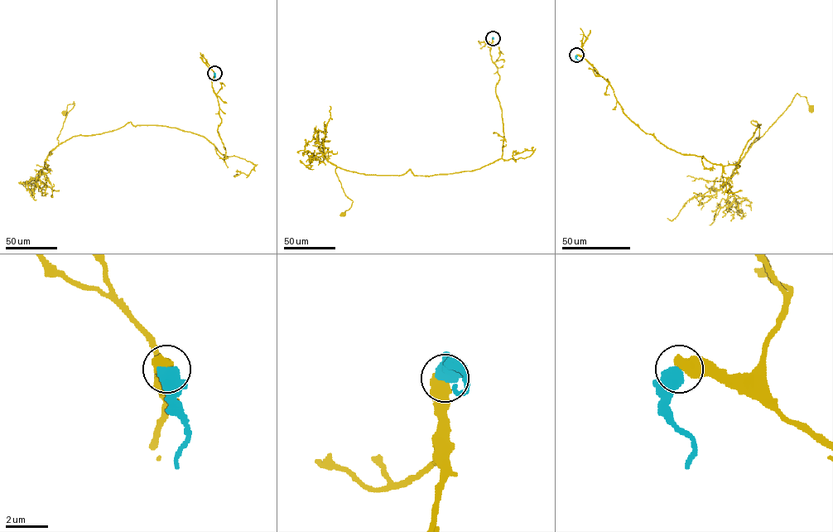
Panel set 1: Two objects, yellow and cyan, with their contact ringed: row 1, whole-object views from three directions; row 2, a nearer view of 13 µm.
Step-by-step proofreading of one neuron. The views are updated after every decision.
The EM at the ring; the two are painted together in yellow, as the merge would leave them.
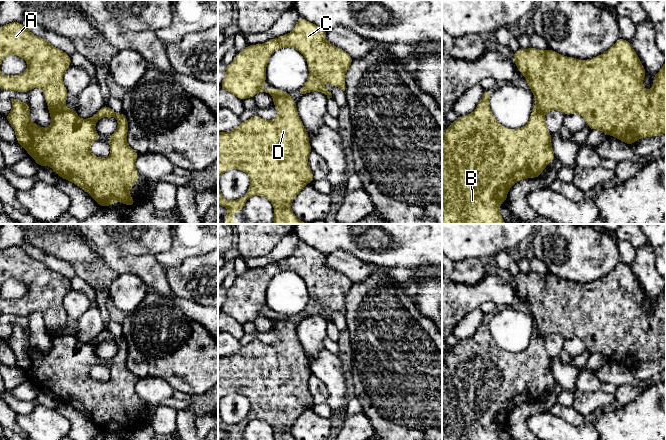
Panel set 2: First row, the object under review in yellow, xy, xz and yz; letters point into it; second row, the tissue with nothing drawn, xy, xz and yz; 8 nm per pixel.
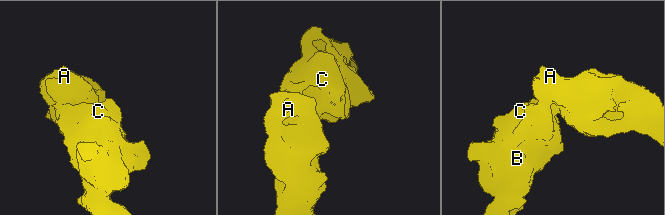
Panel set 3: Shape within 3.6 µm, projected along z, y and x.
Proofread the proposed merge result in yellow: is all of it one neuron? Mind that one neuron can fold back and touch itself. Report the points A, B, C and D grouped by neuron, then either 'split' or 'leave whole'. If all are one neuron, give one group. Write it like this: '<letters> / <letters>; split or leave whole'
A D / B C; split

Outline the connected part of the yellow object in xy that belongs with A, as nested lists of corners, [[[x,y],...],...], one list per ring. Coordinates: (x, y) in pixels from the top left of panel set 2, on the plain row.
[[[19,246],[0,251],[0,288],[11,278],[23,282],[28,291],[16,300],[0,296],[2,314],[28,316],[33,312],[40,312],[47,329],[65,330],[68,315],[63,299],[71,290],[70,279],[52,270],[44,262],[32,258]]]

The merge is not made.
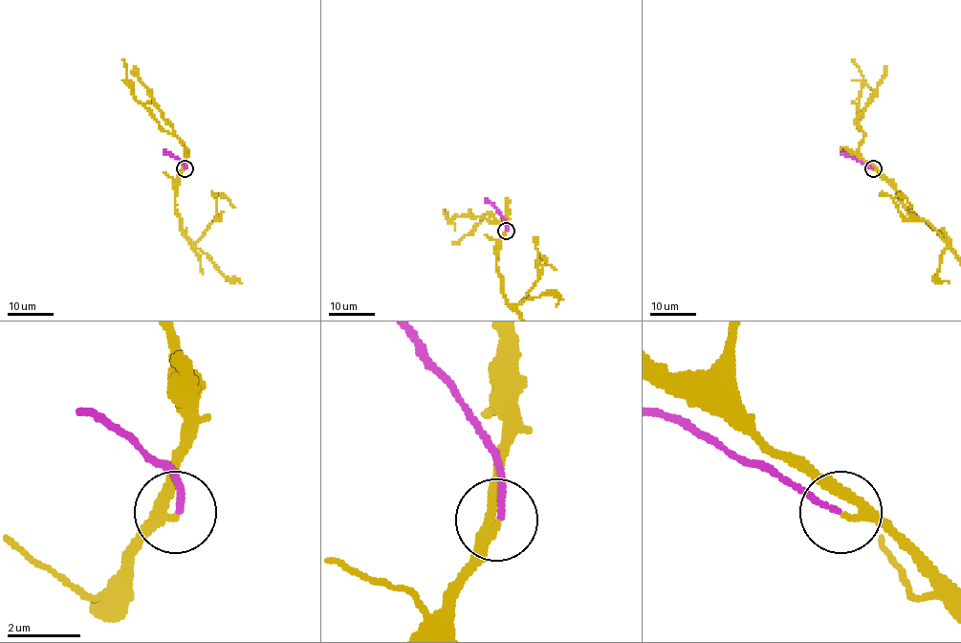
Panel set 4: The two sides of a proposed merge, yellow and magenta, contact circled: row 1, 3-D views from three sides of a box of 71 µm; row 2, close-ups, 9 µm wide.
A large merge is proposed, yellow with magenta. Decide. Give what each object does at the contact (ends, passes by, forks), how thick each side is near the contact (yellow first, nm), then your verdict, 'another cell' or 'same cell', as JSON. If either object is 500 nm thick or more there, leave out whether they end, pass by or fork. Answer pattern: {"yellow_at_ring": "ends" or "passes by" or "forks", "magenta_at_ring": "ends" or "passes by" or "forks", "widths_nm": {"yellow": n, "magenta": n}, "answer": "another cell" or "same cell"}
{"yellow_at_ring": "passes by", "magenta_at_ring": "ends", "widths_nm": {"yellow": 170, "magenta": 150}, "answer": "same cell"}

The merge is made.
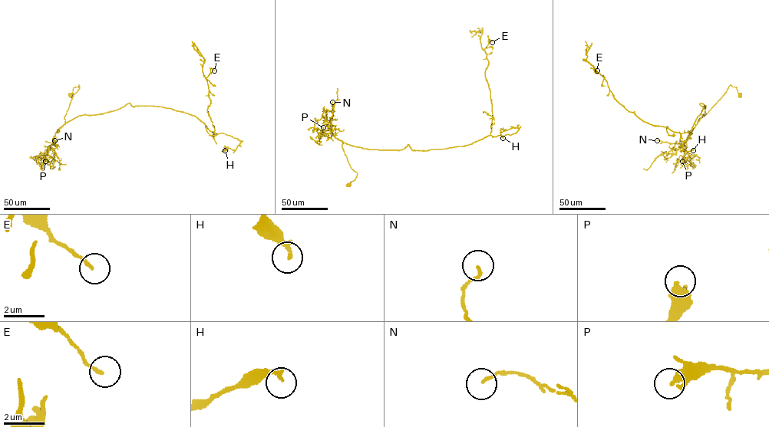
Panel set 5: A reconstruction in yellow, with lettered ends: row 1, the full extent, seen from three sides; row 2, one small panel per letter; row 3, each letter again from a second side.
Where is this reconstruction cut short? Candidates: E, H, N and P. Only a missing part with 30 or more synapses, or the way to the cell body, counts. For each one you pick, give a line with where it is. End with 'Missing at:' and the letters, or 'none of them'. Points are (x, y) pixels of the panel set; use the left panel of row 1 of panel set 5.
Missing at: none of them

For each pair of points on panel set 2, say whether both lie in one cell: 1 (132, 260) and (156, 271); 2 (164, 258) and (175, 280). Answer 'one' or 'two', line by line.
1: one
2: two

